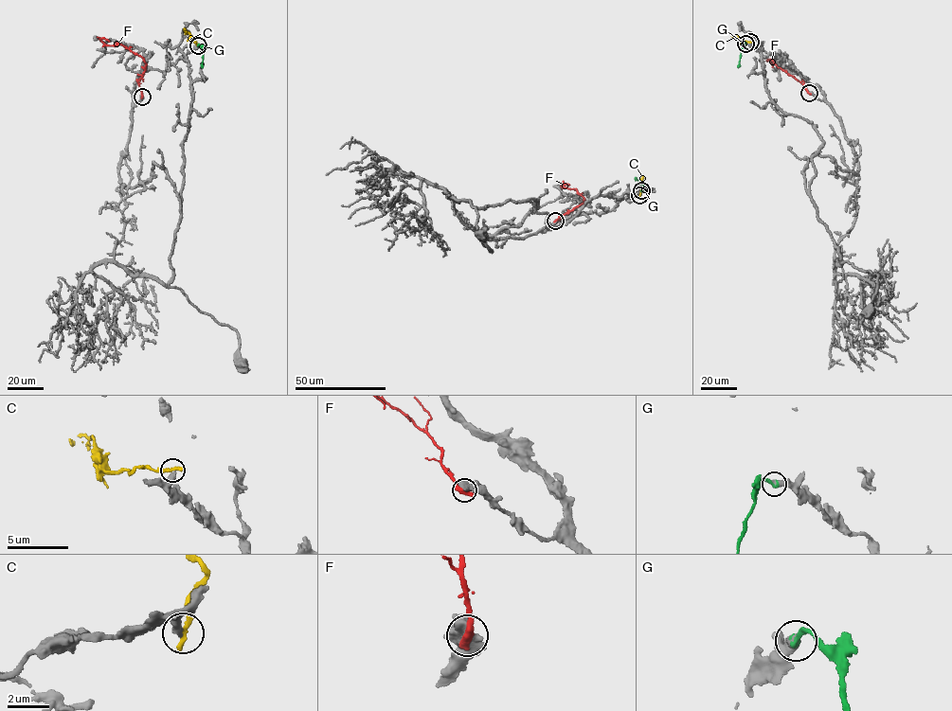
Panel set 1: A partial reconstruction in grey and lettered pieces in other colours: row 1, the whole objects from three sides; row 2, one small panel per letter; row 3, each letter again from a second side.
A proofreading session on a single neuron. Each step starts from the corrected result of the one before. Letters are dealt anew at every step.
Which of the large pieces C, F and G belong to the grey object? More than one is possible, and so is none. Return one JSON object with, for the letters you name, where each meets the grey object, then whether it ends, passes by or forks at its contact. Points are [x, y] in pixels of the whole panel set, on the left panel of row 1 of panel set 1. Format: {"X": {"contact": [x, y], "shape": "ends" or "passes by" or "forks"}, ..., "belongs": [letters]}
{"G": {"contact": [198, 45], "shape": "ends"}, "belongs": ["G"]}

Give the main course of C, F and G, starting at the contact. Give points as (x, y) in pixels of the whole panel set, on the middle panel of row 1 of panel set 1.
C: (639, 195), (643, 177)
F: (555, 221), (584, 199), (575, 188), (563, 186), (568, 184)
G: (641, 191), (643, 186), (636, 177)

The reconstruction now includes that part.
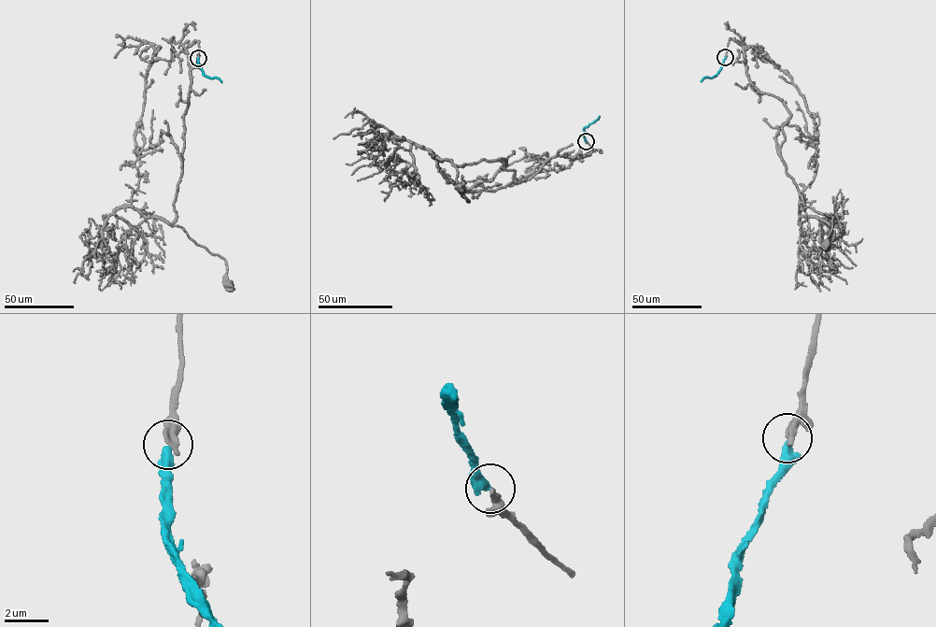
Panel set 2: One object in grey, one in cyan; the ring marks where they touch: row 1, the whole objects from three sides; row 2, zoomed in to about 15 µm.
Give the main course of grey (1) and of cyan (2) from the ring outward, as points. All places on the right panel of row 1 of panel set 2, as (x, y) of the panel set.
1: (725, 57), (730, 38), (743, 46), (752, 84), (790, 114), (780, 157), (804, 208), (833, 218), (827, 244)
2: (725, 57), (717, 74), (710, 78), (704, 77), (701, 81)

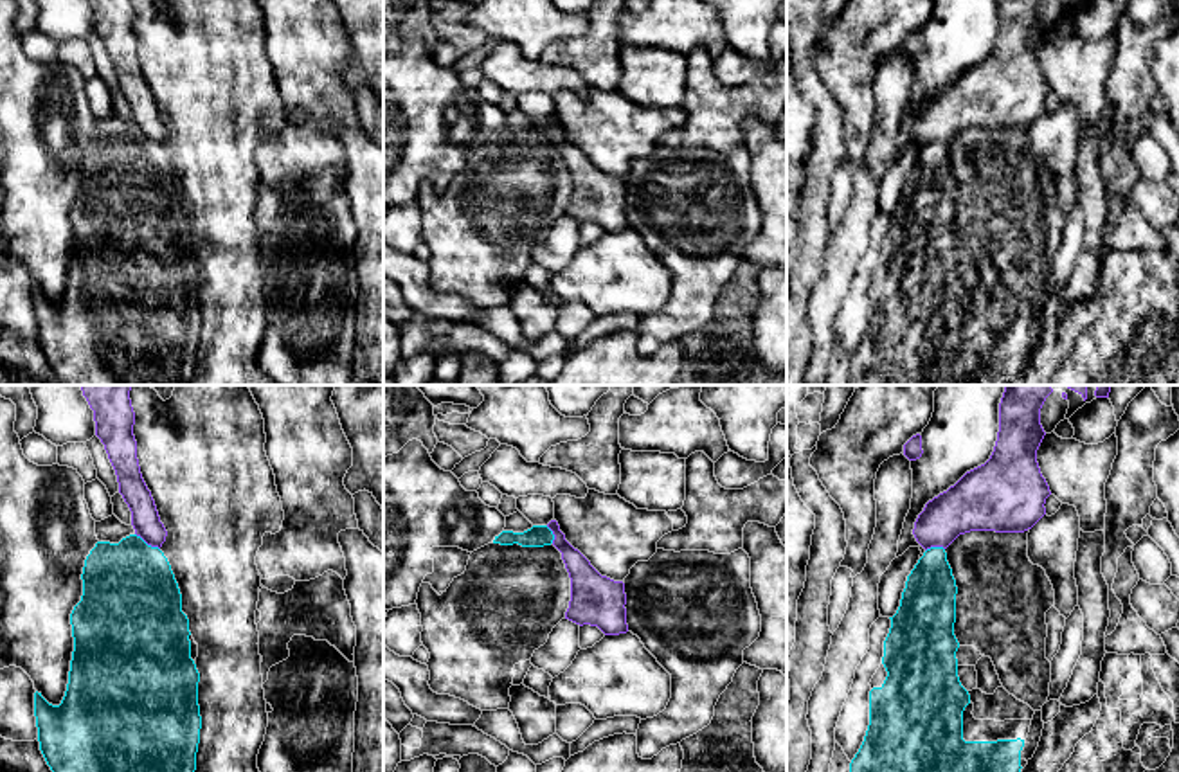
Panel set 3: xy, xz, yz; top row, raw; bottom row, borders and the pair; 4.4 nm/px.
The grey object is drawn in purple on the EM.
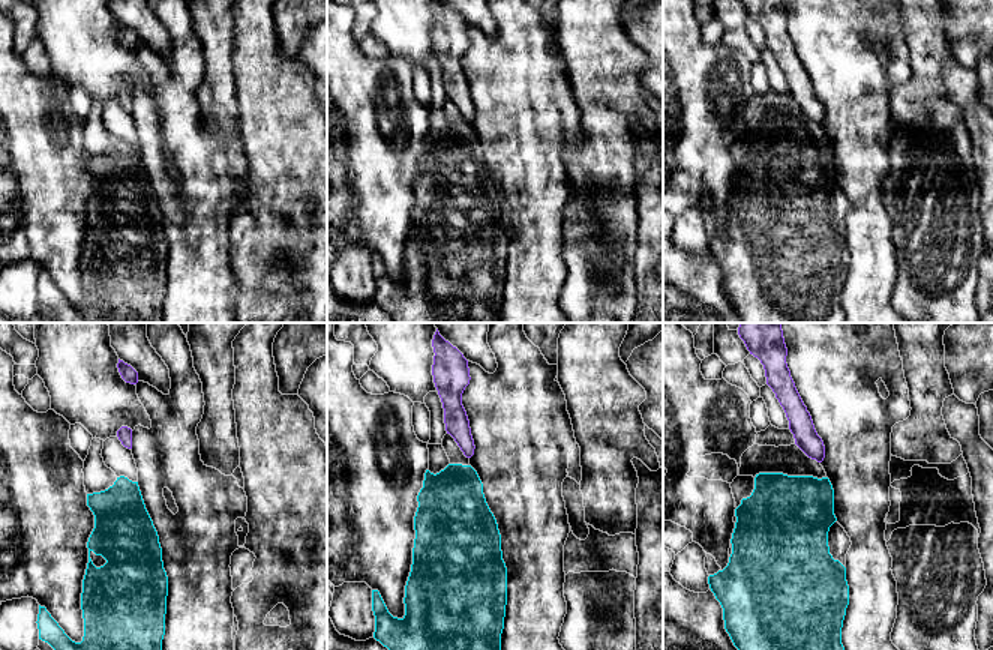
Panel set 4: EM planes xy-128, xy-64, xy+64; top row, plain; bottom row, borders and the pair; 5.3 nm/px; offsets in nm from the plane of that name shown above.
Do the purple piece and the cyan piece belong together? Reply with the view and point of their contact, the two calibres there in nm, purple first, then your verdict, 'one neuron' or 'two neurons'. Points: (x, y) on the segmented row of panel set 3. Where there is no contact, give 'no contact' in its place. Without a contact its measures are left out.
contact xy (148, 544); calibres 130 and 440 nm; two neurons

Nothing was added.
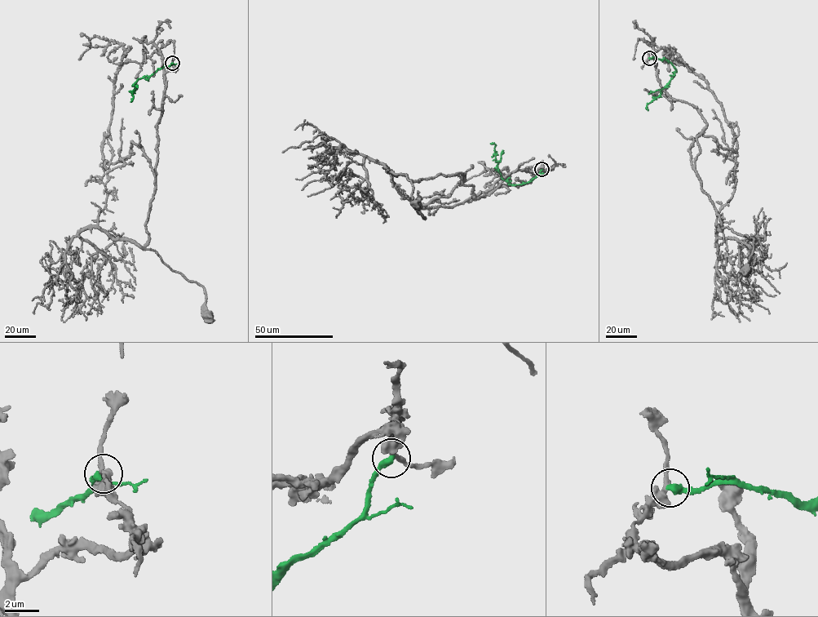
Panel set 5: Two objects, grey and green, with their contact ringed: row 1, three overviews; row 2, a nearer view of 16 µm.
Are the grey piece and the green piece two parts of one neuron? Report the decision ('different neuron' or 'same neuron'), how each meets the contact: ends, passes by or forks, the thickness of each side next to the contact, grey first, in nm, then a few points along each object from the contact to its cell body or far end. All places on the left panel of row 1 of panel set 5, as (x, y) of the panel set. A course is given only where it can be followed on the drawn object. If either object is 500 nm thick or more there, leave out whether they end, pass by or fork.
different neuron; grey passes by; green ends; calibres 320 and 420 nm; course grey (172, 63), (174, 70), (165, 73), (157, 125), (155, 188), (145, 224), (145, 248), (203, 287), (207, 316); course green (172, 64), (139, 79), (134, 85), (134, 91), (130, 102)

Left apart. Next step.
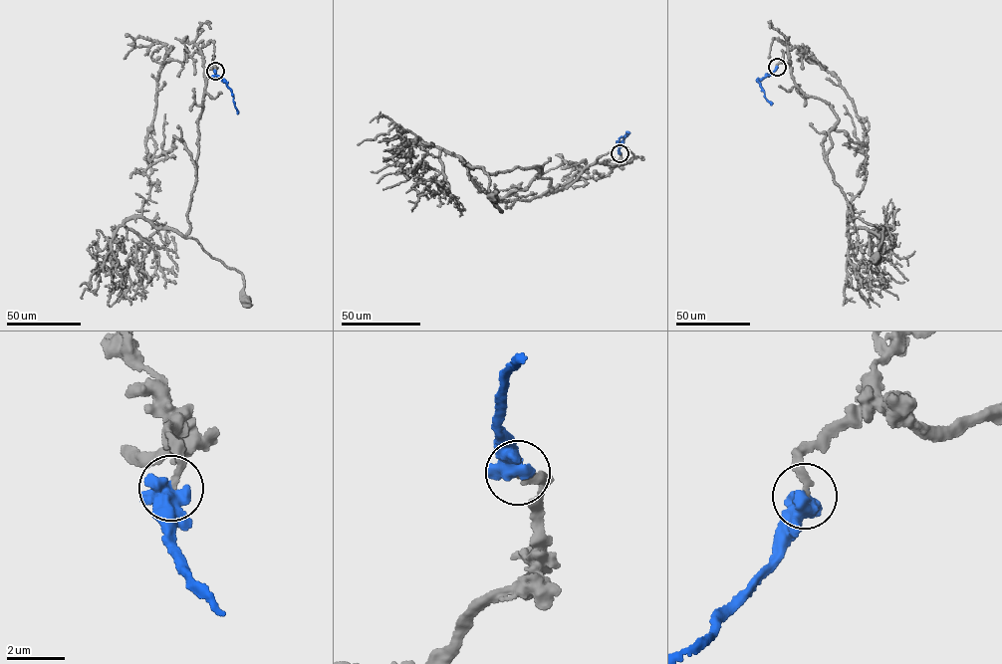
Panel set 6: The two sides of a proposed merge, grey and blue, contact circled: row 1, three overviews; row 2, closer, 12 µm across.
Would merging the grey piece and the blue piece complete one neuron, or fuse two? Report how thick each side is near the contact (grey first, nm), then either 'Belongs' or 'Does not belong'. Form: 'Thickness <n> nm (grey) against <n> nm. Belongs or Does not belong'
Thickness 240 nm (grey) against 800 nm. Belongs

